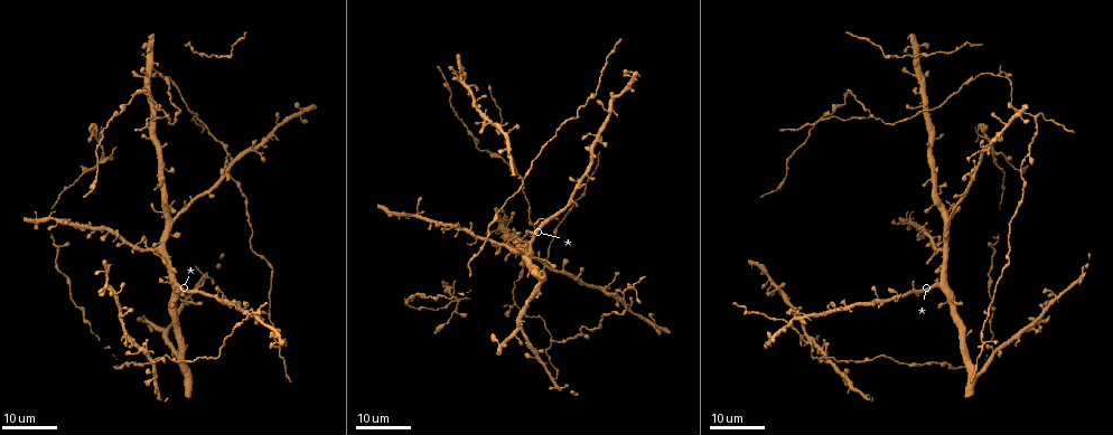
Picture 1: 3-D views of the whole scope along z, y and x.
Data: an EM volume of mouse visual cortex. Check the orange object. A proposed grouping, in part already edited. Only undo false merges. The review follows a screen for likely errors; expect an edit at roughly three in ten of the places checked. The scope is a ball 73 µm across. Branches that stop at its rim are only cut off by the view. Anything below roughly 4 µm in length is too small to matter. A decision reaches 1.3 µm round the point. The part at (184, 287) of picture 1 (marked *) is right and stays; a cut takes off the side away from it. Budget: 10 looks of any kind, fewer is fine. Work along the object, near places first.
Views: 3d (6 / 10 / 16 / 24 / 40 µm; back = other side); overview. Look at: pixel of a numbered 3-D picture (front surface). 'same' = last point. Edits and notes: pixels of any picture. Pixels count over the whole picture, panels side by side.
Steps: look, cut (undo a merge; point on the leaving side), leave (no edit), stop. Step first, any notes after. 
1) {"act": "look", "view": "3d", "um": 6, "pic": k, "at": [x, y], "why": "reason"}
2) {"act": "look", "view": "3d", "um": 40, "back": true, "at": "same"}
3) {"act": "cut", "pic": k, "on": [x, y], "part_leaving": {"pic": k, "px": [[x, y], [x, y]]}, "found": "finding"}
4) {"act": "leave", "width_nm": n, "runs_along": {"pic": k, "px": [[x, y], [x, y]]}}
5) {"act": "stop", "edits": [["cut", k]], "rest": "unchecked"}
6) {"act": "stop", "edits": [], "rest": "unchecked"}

{"act": "look", "view": "3d", "um": 24, "pic": 1, "at": [871, 114]}

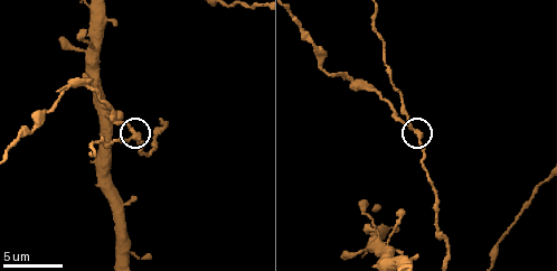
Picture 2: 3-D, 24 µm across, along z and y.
{"act": "look", "view": "3d", "um": 10, "pic": 2, "at": [415, 128]}

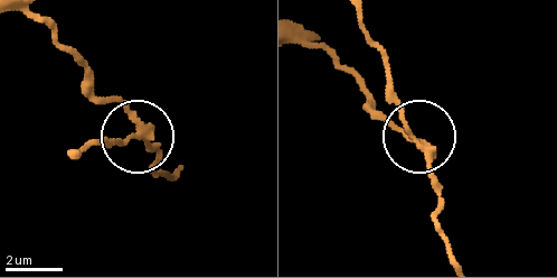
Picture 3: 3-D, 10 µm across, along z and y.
{"act": "cut", "pic": 3, "on": [121, 100], "side_arm_um": 20, "part_leaving": {"pic": 3, "px": [[142, 129], [102, 94], [87, 66], [50, 29], [29, 18]]}, "found": "two neurons meet here"}

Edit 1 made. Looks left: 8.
{"act": "look", "view": "overview"}

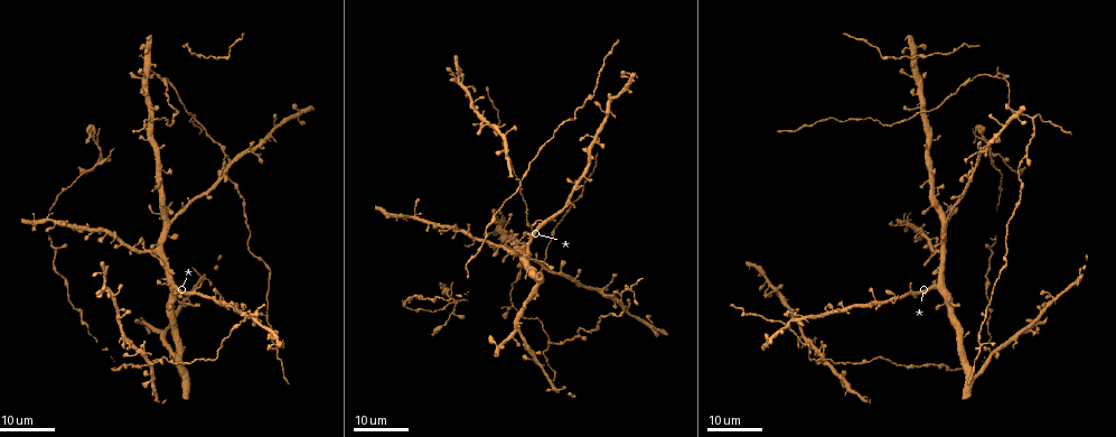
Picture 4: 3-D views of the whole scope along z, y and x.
{"act": "look", "view": "3d", "um": 16, "pic": 4, "at": [150, 109], "why": "three-way junction"}

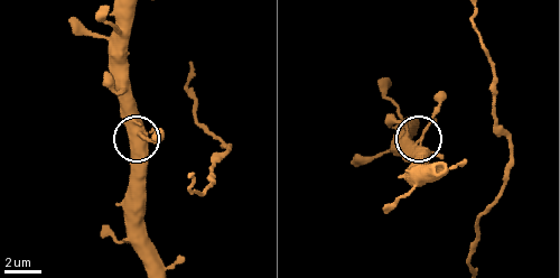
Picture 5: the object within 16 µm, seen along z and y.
{"act": "look", "view": "3d", "um": 6, "pic": 5, "at": [420, 141], "why": "closer look"}

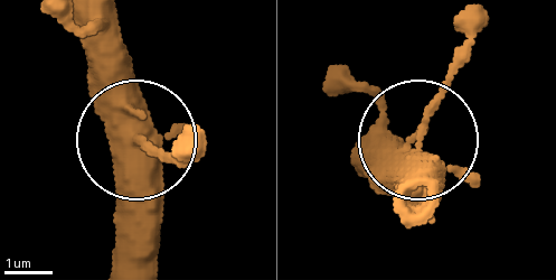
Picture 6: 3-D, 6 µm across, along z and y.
{"act": "look", "view": "3d", "um": 6, "back": true, "pic": 6, "at": [422, 139]}

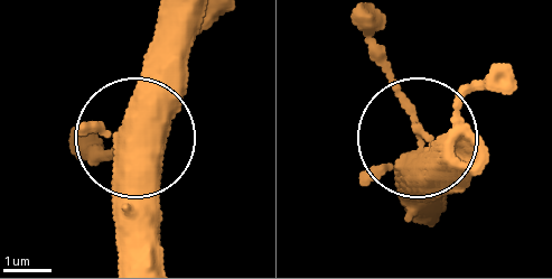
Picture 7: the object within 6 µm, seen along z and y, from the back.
{"act": "leave", "found": "continuous, no second neuron"}

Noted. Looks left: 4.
{"act": "look", "view": "3d", "um": 24, "pic": 4, "at": [1030, 118], "why": "a fork"}

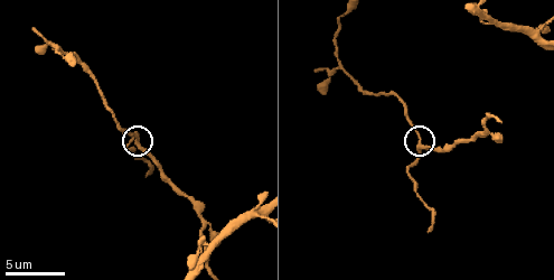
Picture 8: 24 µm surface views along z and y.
{"act": "look", "view": "3d", "um": 6, "pic": 8, "at": [417, 148]}

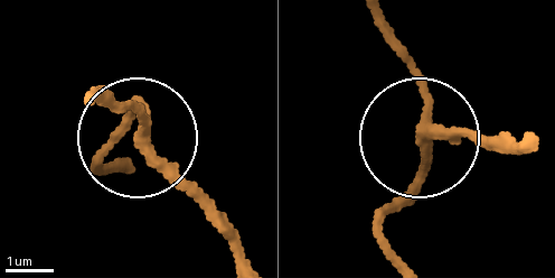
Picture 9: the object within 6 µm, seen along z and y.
{"act": "look", "view": "3d", "um": 6, "back": true, "pic": 9, "at": [143, 143]}

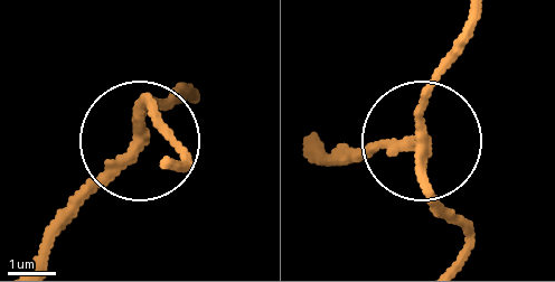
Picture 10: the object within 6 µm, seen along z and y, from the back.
{"act": "leave", "width_nm": 230, "runs_along": {"pic": 10, "px": [[473, 26], [421, 122], [425, 182], [453, 215]]}, "found": "all the same neuron"}

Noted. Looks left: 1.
{"act": "stop", "edits": [["cut", 3]], "rest": "unchecked"}

